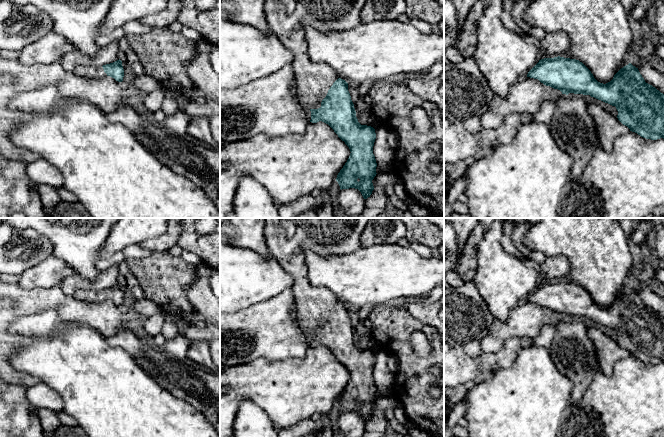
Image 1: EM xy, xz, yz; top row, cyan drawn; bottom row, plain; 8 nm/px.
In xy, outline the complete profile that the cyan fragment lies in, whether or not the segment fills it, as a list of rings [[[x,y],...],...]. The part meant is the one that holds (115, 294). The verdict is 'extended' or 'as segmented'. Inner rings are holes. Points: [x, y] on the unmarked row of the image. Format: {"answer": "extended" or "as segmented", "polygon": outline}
{"answer": "extended", "polygon": [[[119,283],[113,287],[106,288],[103,290],[92,289],[92,290],[77,290],[74,297],[79,300],[84,300],[86,302],[101,303],[106,300],[114,302],[118,306],[123,305],[124,293],[122,290],[122,285]]]}

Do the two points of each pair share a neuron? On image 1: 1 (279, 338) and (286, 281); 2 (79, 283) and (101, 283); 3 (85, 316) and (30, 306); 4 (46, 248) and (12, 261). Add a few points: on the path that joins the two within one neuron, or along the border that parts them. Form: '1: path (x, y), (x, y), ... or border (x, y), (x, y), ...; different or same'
1: border (290, 287), (264, 300); different
2: path (84, 284), (96, 284); same
3: path (71, 310), (61, 302), (44, 302); same
4: path (38, 248), (24, 249), (20, 253); same

